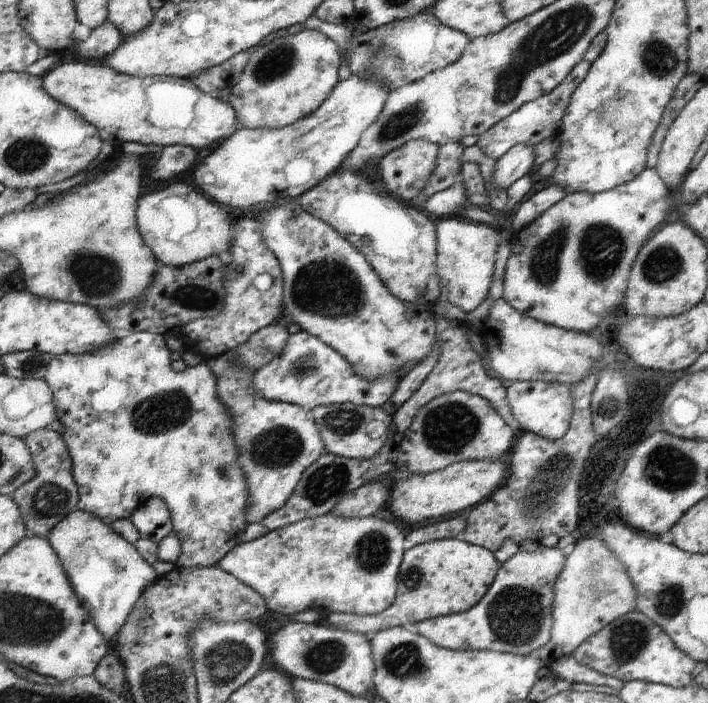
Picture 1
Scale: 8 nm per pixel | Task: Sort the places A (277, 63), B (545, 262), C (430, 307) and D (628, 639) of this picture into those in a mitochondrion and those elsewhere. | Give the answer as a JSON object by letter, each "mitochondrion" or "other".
{"A":"mitochondrion","B":"mitochondrion","C":"other","D":"mitochondrion"}

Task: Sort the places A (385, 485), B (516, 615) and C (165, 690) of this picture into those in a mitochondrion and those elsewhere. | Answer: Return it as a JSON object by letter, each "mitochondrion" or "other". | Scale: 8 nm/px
{"A":"other","B":"mitochondrion","C":"mitochondrion"}

